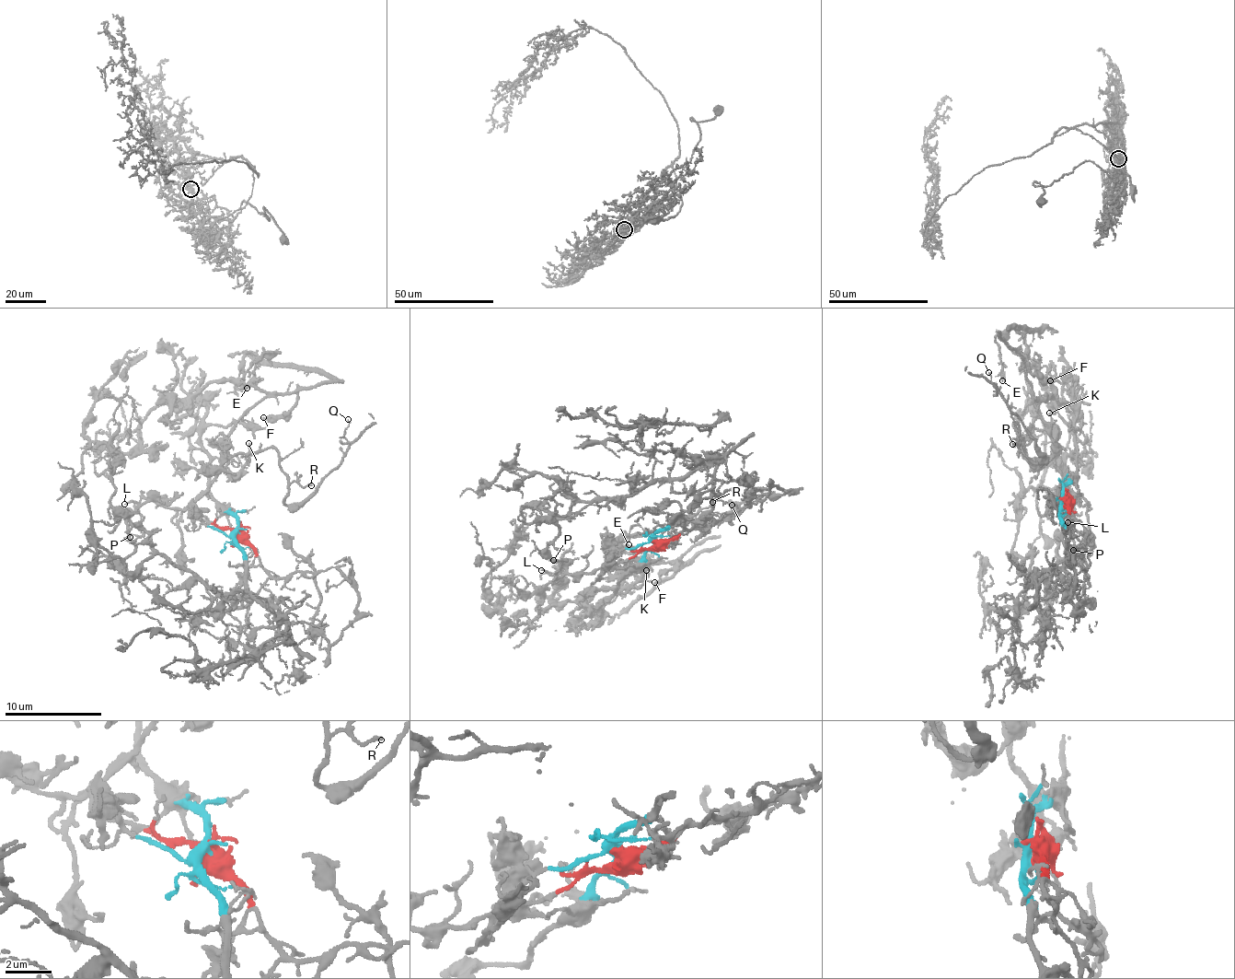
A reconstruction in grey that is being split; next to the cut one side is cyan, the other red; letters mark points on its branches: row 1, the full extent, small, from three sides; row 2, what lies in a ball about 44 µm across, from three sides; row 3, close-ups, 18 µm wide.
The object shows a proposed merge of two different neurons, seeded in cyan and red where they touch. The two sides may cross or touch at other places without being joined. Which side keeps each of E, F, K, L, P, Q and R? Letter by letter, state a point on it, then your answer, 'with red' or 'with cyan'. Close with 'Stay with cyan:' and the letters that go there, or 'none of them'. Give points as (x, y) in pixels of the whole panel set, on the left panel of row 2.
E: place (247, 388); with red
F: place (263, 417); with red
K: place (248, 443); with red
L: place (124, 504); with red
P: place (130, 537); with red
Q: place (348, 419); with red
R: place (311, 485); with red
Stay with cyan: none of them

